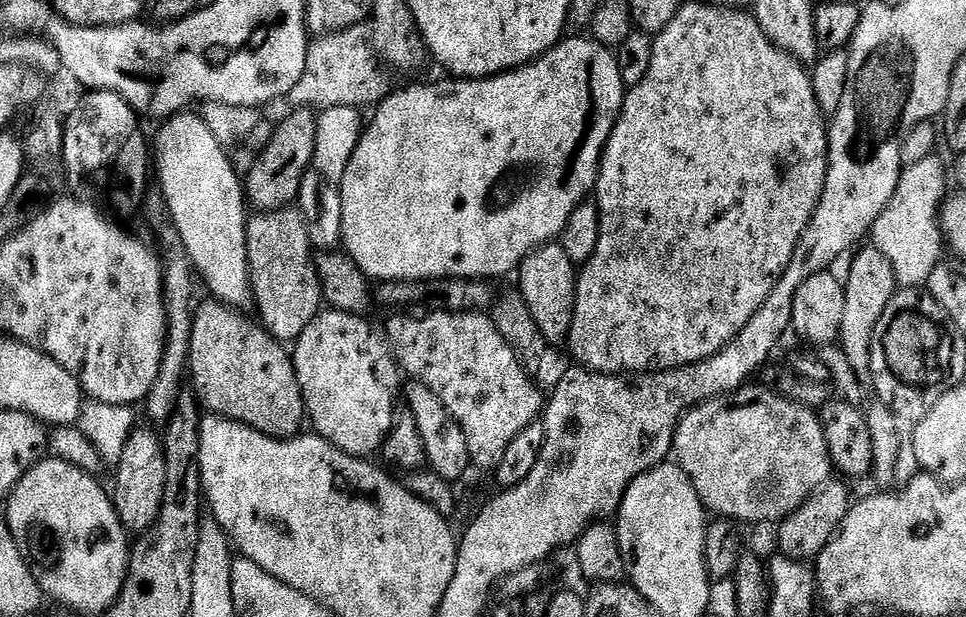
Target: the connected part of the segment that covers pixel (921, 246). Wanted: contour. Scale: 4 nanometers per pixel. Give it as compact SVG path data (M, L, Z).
M932 162L915 164L904 168L895 181L892 196L886 202L886 210L878 214L870 233L872 248L888 263L888 272L900 288L923 289L934 271L932 260L928 257L928 227L937 219L941 207L940 191L946 188L940 181L940 172Z

